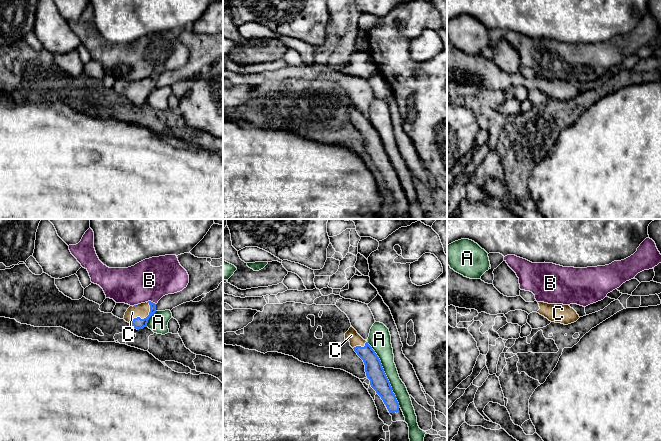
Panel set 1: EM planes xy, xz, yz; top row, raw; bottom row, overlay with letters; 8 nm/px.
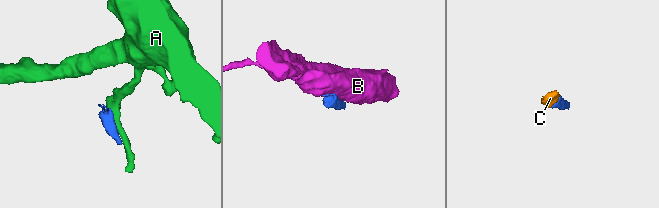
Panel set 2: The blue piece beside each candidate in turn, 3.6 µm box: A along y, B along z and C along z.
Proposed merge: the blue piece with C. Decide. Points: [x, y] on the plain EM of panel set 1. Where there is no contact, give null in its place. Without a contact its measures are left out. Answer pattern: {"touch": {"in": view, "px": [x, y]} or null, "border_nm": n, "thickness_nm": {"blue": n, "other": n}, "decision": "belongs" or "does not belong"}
{"touch": {"in": "xy", "px": [144, 94]}, "border_nm": 240, "thickness_nm": {"blue": 90, "other": 120}, "decision": "belongs"}

